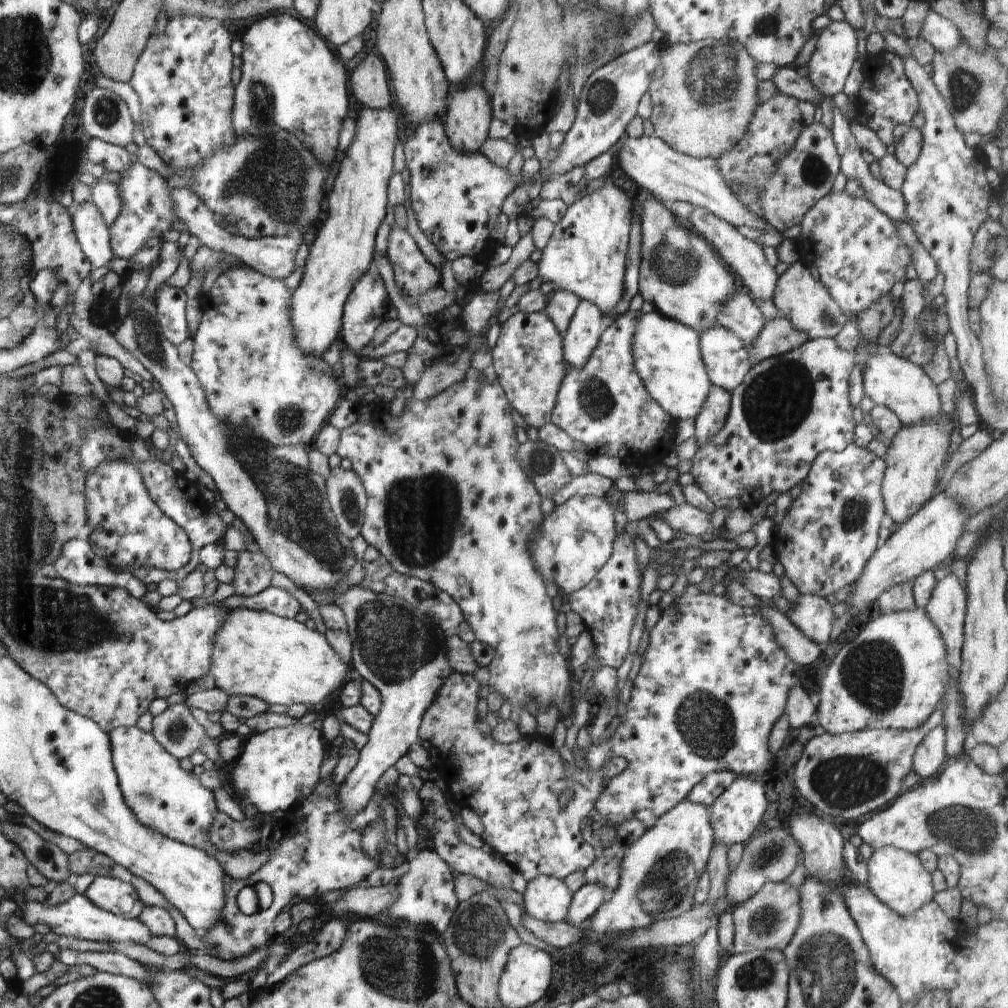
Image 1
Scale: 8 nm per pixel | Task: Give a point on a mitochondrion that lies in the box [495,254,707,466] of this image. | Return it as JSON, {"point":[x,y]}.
{"point":[597,401]}

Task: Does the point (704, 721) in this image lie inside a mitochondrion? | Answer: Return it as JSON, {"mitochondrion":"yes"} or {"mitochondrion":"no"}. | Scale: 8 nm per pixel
{"mitochondrion":"yes"}

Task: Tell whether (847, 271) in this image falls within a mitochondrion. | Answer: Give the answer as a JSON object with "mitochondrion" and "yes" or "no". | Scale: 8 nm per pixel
{"mitochondrion":"no"}

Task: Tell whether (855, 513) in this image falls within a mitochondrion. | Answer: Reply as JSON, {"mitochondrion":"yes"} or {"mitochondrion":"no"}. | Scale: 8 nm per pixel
{"mitochondrion":"yes"}

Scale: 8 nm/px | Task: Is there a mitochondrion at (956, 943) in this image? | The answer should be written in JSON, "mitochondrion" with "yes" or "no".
{"mitochondrion":"no"}

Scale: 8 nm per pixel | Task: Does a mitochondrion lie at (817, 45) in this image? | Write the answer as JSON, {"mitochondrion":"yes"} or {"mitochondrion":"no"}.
{"mitochondrion":"no"}

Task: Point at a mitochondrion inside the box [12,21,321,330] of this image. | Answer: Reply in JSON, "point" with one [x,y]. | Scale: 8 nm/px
{"point":[276,178]}

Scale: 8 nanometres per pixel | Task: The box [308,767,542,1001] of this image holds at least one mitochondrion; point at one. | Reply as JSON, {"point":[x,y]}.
{"point":[478,929]}

